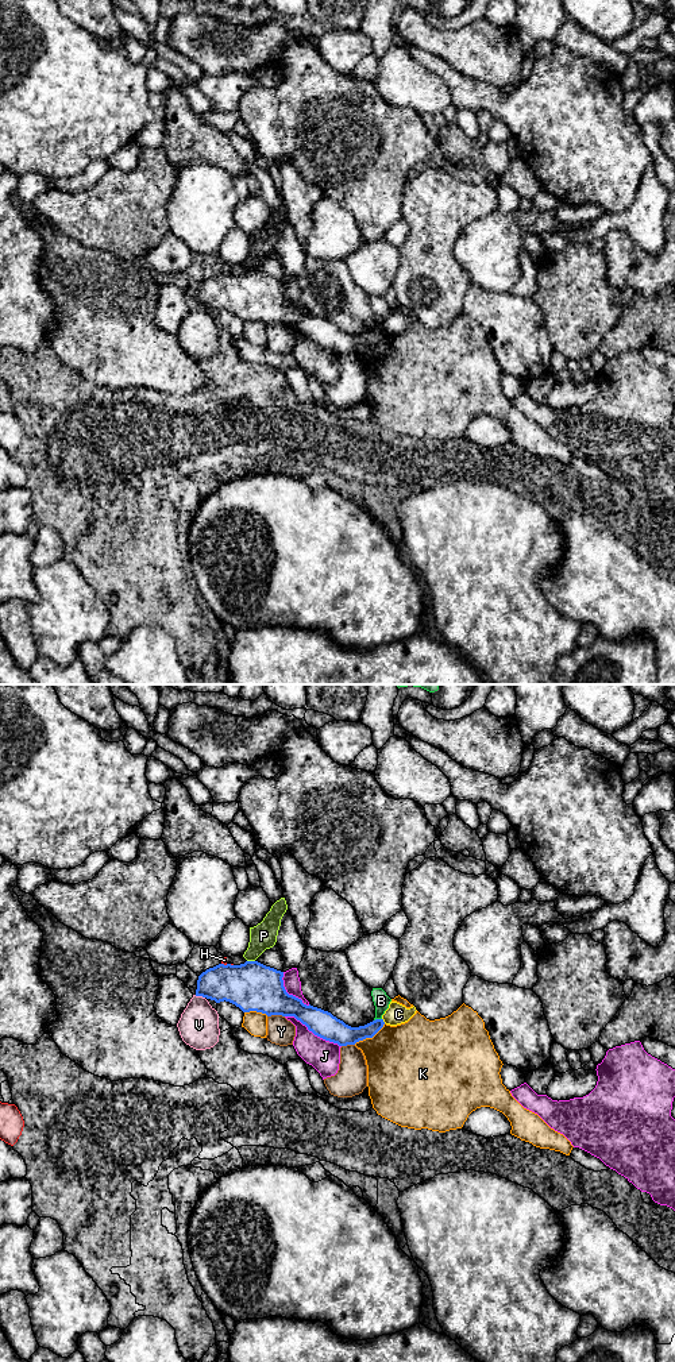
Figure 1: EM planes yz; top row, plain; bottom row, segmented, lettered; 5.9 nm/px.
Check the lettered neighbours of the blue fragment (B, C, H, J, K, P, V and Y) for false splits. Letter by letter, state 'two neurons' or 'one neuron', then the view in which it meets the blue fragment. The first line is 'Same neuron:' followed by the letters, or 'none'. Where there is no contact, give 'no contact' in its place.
Same neuron: none
B: two neurons | yz
C: two neurons | yz
H: two neurons | yz
J: two neurons | yz
K: two neurons | yz
P: two neurons | yz
V: two neurons | yz
Y: two neurons | yz

